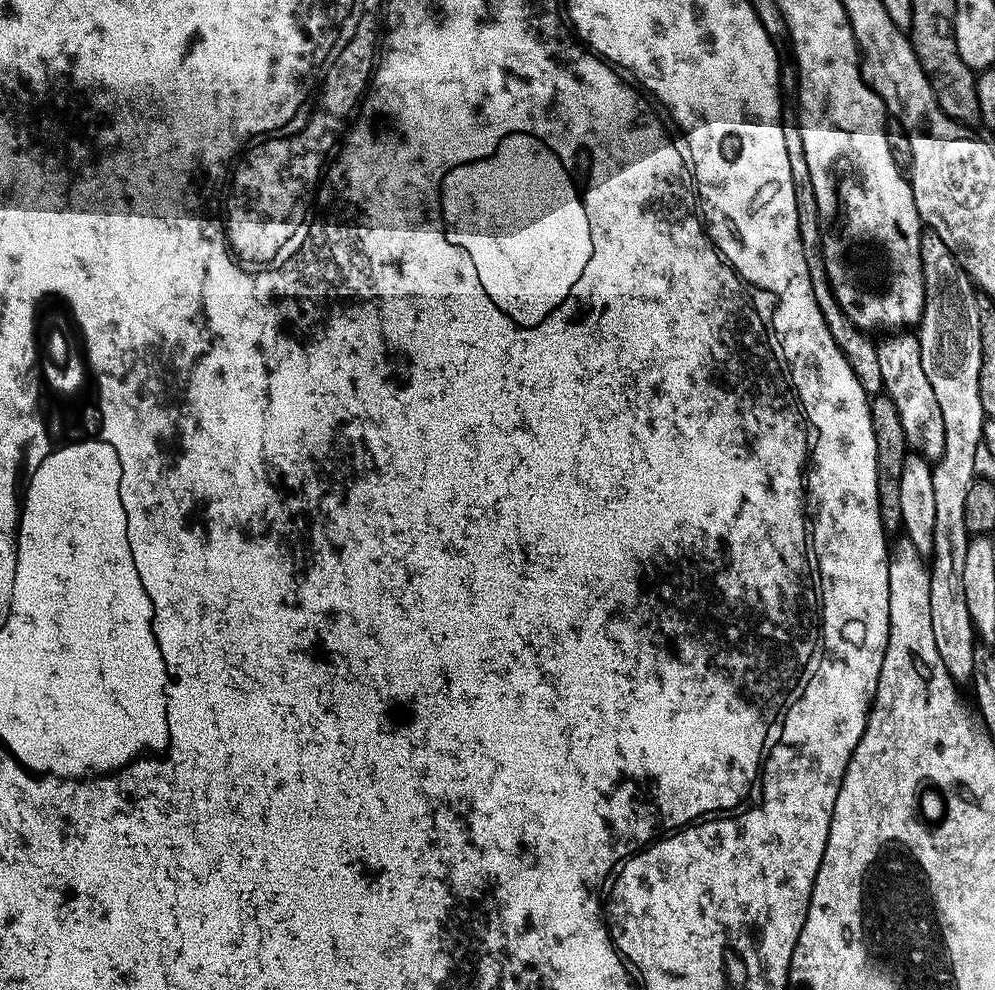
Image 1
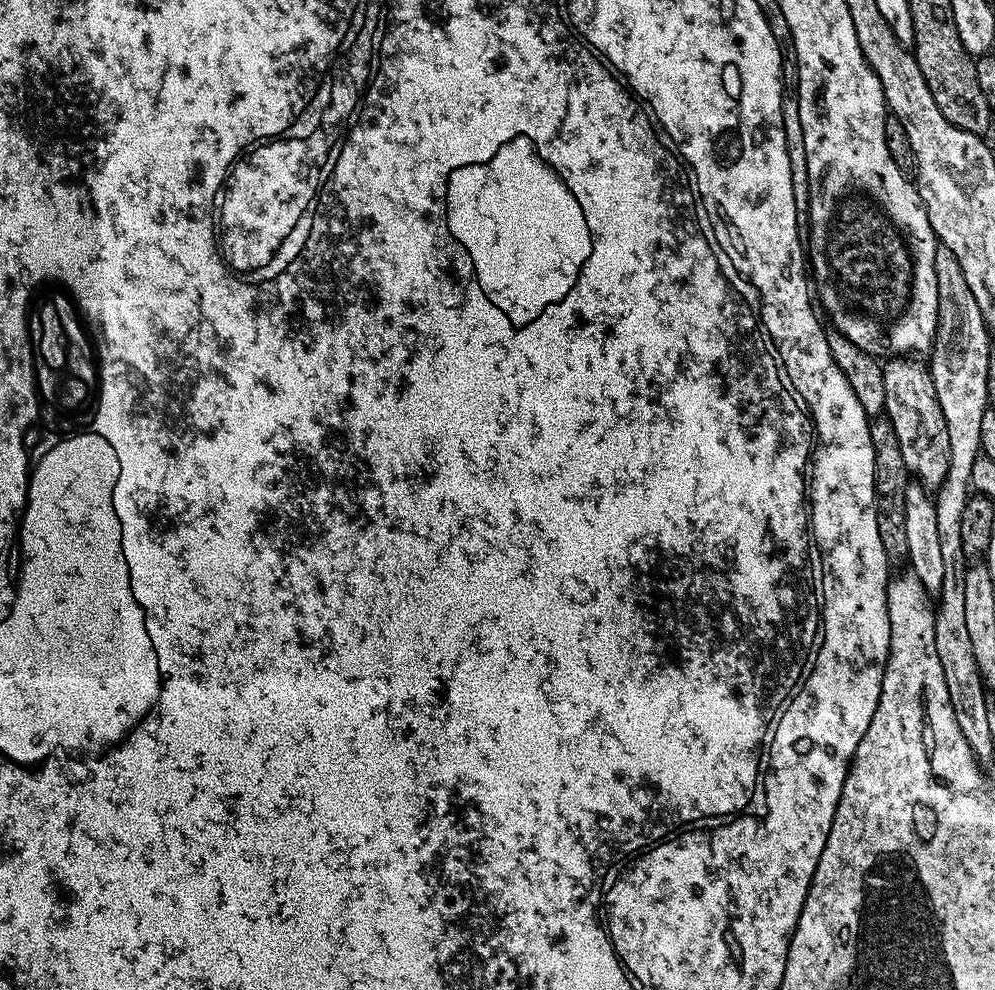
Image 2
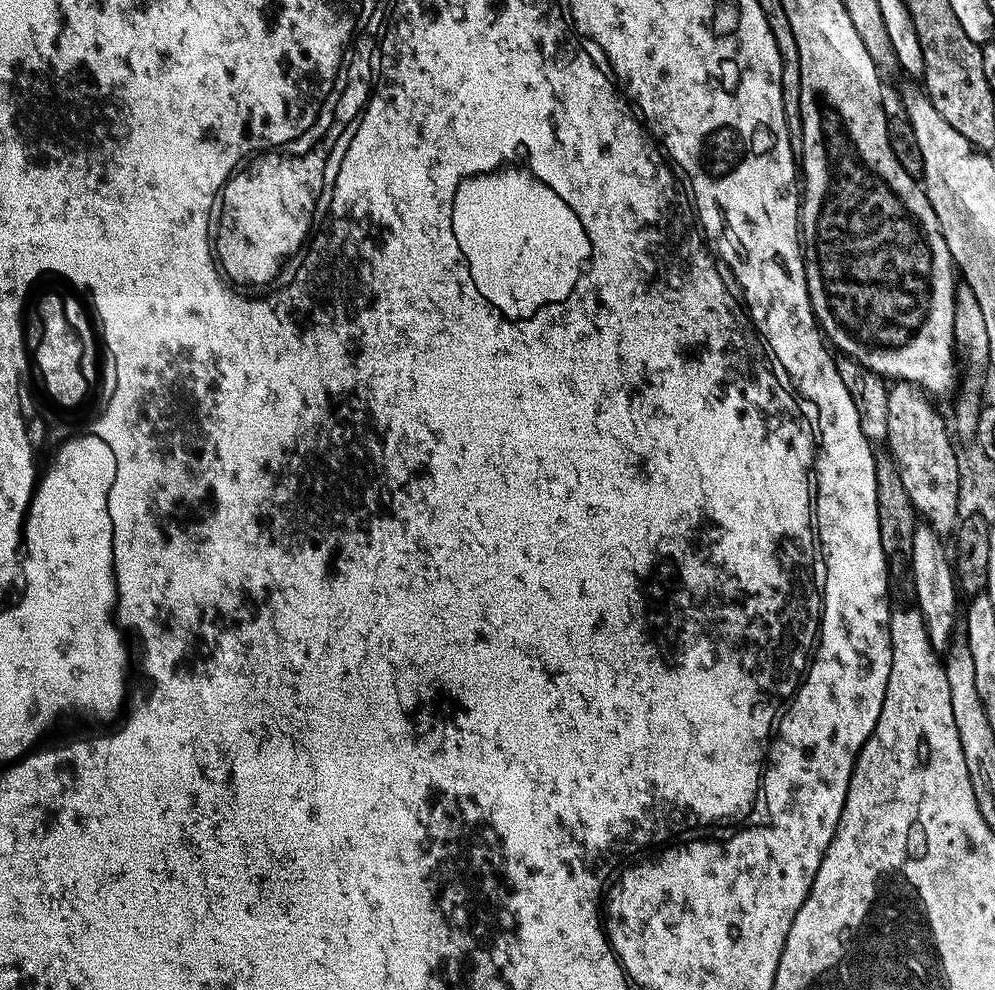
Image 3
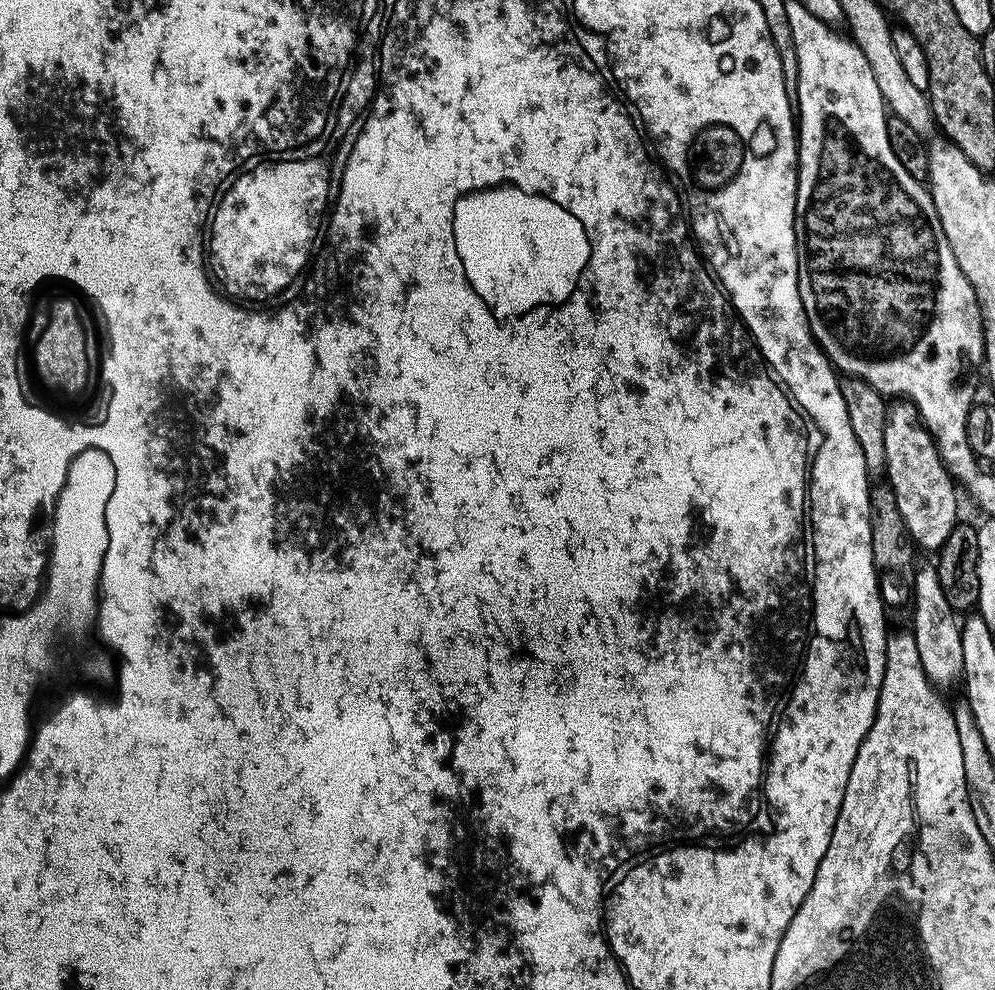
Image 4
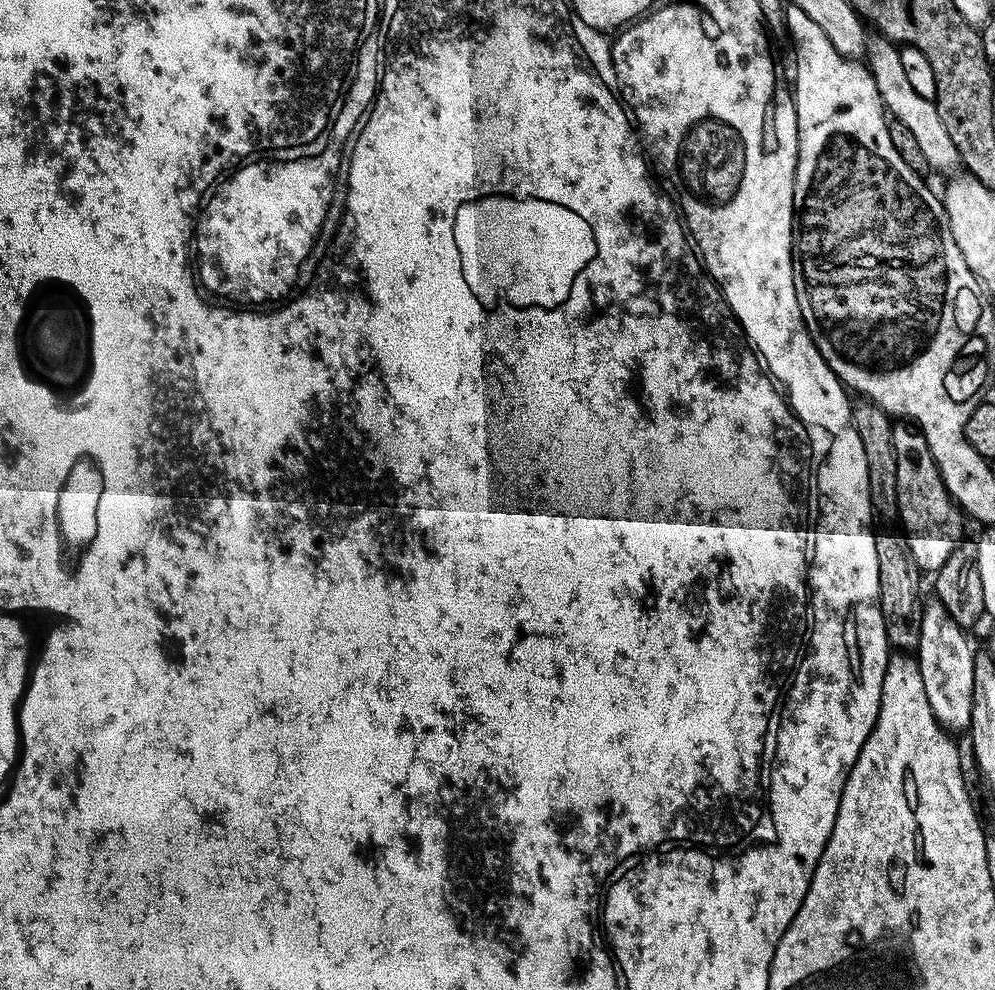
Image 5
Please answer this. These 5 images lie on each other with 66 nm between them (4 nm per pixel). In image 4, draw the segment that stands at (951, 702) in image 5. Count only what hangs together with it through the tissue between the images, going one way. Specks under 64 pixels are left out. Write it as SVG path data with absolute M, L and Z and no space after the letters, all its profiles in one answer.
M921 567L916 573L916 589L912 595L912 625L910 631L916 639L918 656L926 678L937 689L945 690L951 684L959 685L964 675L962 666L962 627L955 608L950 606L943 586L940 585L940 573L935 567Z

